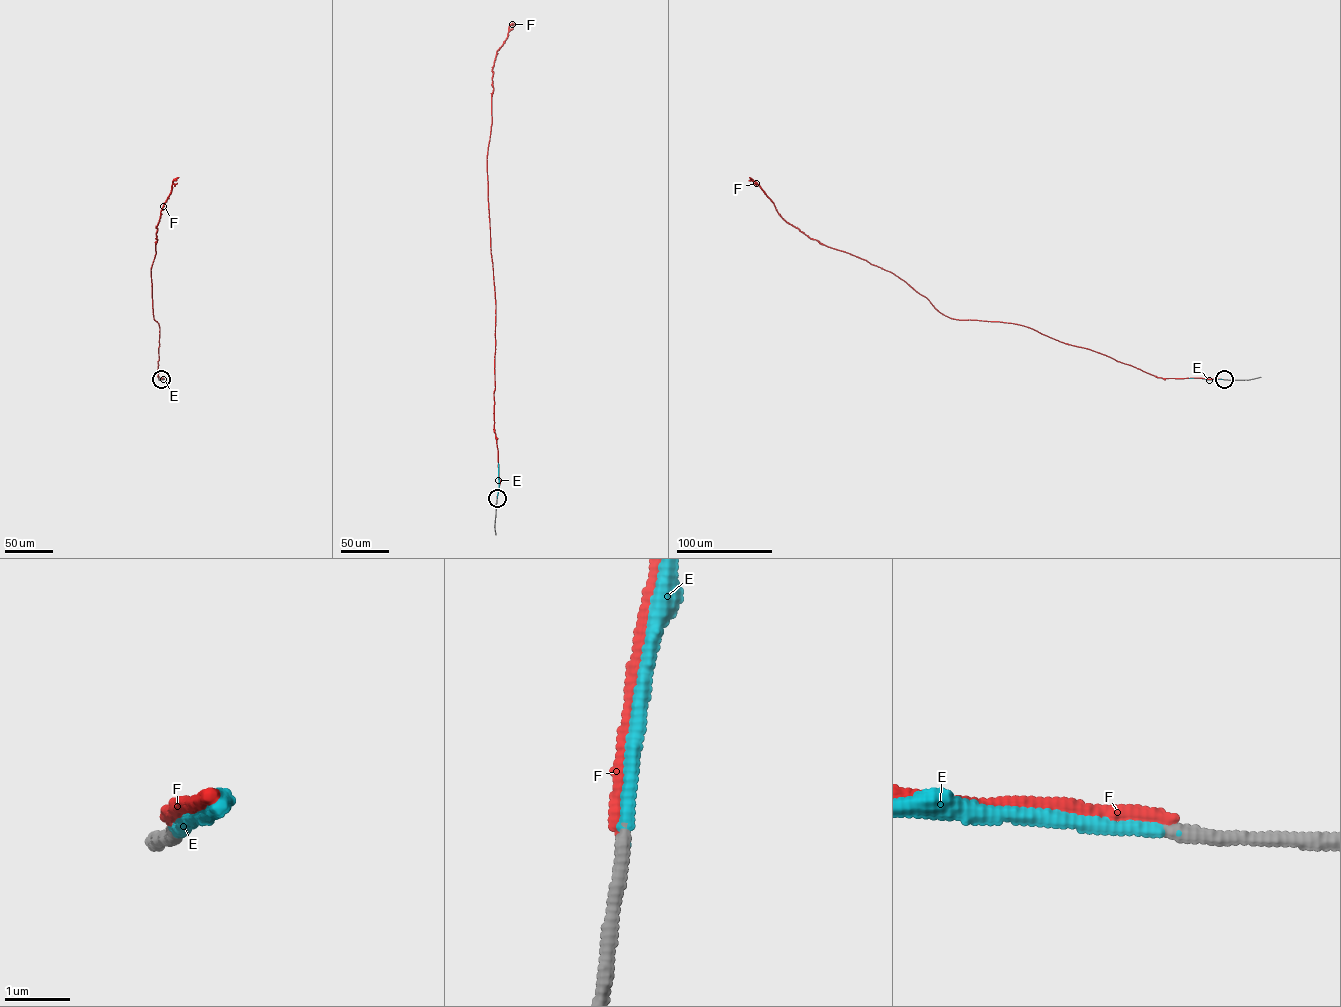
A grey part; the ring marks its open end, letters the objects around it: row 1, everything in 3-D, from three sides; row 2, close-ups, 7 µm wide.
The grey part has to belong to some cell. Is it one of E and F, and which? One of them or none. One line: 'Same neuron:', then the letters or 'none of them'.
Same neuron: E

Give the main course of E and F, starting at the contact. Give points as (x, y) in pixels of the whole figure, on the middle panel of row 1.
E: (497, 499), (498, 463)
F: (497, 498), (499, 480), (494, 428), (495, 305), (487, 155), (492, 123), (492, 67), (509, 26), (515, 23)

